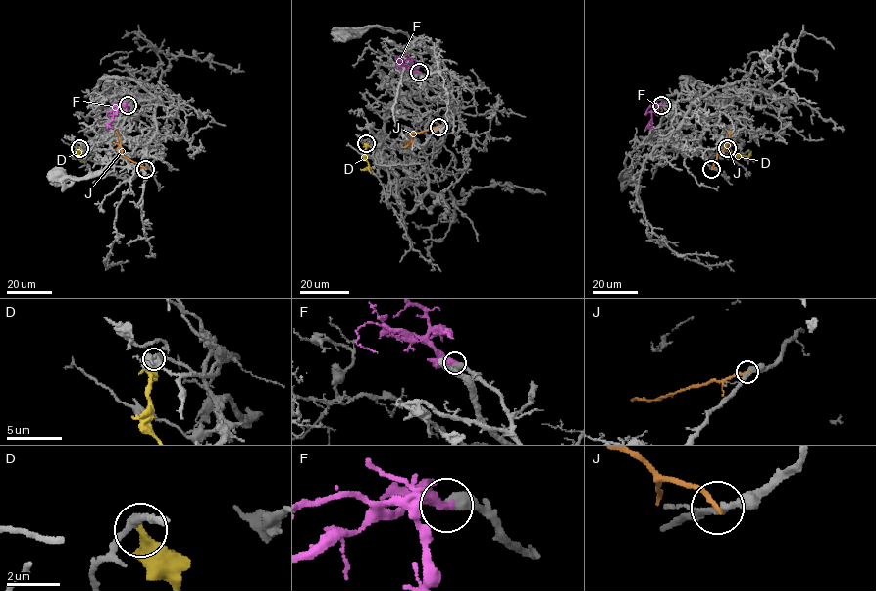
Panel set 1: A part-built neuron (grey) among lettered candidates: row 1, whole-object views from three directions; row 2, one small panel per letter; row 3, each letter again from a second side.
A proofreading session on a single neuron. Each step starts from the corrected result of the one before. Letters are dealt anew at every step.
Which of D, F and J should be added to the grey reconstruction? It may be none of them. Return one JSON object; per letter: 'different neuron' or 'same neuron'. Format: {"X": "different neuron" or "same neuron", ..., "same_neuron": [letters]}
{"D": "same neuron", "F": "same neuron", "J": "different neuron", "same_neuron": ["D", "F"]}

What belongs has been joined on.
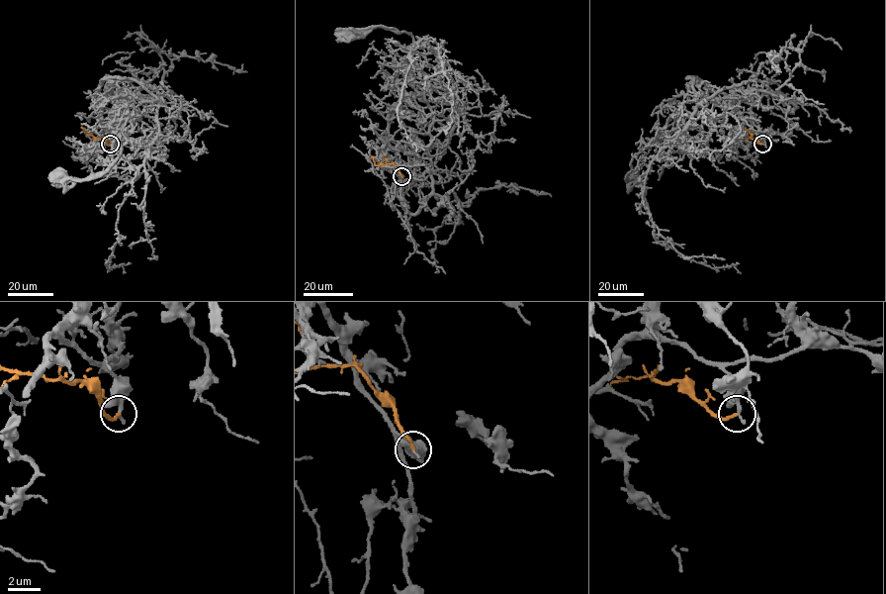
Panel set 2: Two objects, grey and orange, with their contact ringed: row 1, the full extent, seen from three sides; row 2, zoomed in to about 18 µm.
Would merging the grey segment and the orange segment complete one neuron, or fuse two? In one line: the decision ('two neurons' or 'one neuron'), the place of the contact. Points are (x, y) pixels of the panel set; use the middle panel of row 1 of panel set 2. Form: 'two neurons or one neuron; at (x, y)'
two neurons; at (401, 176)

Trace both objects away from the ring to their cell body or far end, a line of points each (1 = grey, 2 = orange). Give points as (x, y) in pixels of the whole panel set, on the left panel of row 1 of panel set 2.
1: (110, 144), (102, 132), (121, 91), (149, 85), (162, 102), (134, 109), (107, 170), (58, 174)
2: (110, 144), (86, 135), (81, 127)

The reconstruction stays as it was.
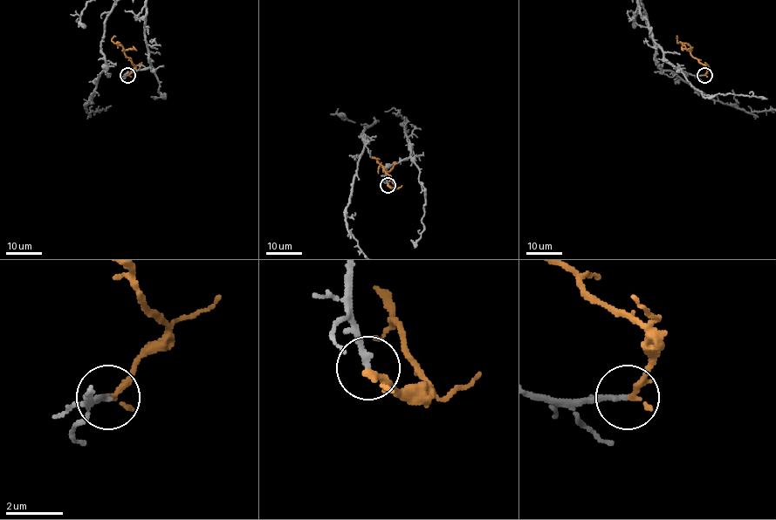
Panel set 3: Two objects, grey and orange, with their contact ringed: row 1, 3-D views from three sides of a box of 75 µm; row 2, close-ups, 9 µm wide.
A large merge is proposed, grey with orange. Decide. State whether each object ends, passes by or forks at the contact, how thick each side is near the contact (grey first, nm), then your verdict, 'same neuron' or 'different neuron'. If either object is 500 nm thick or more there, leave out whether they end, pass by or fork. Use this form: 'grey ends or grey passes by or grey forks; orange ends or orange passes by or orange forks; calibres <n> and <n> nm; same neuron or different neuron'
grey ends; orange passes by; calibres 190 and 170 nm; same neuron

